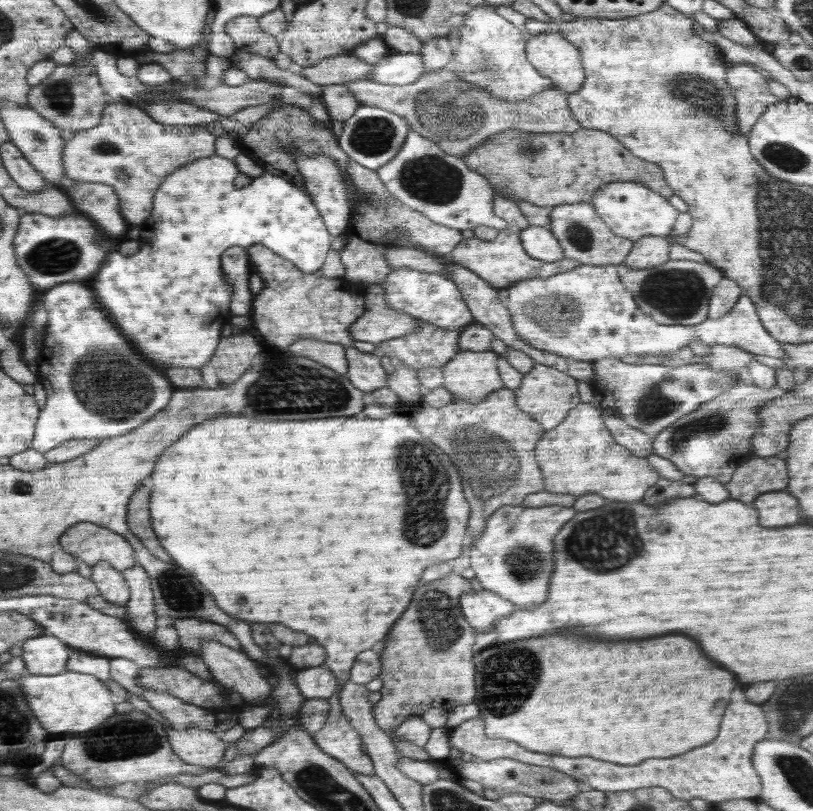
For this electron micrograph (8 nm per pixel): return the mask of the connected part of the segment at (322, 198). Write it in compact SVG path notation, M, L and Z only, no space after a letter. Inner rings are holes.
M288 152L290 157L294 157L298 171L302 173L302 188L308 191L308 196L312 198L313 204L318 209L318 213L327 227L327 232L332 238L344 234L349 226L351 210L349 209L348 192L346 192L346 182L341 174L342 170L338 164L324 154L318 156L304 156L300 152Z

